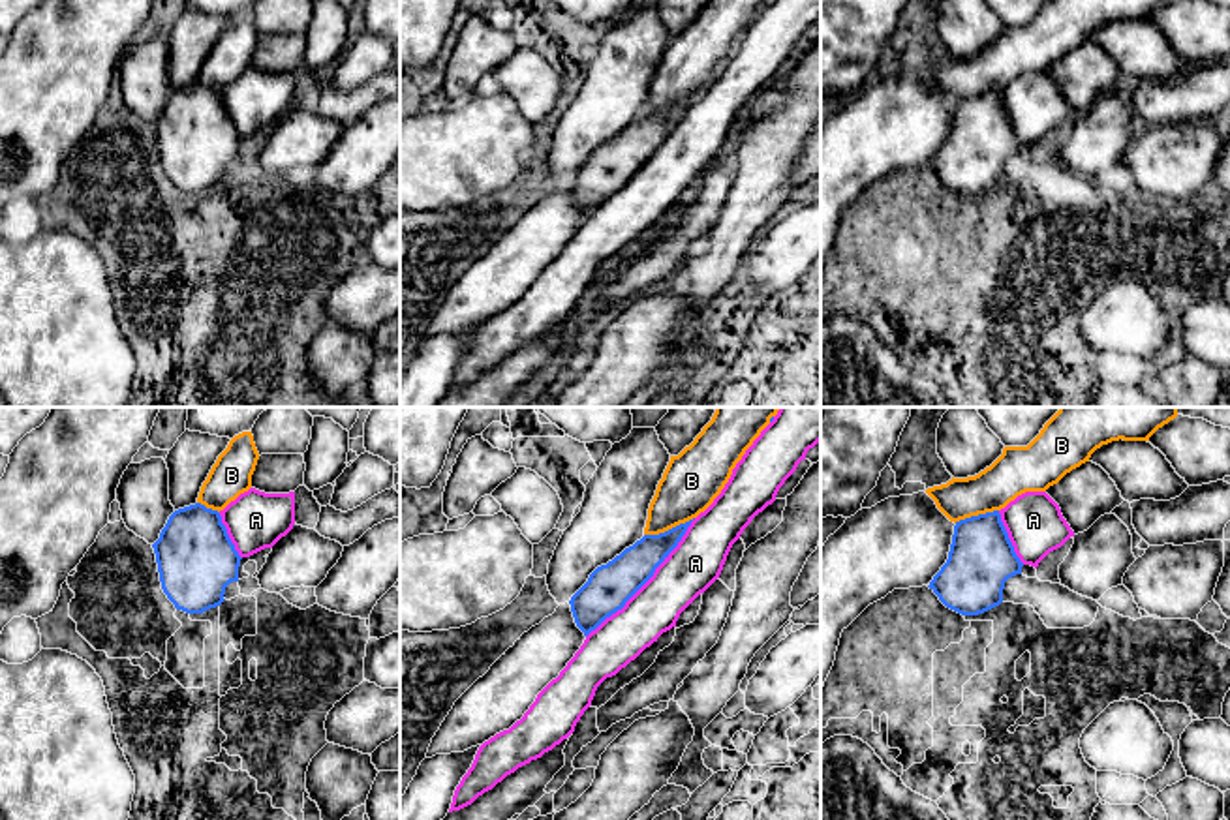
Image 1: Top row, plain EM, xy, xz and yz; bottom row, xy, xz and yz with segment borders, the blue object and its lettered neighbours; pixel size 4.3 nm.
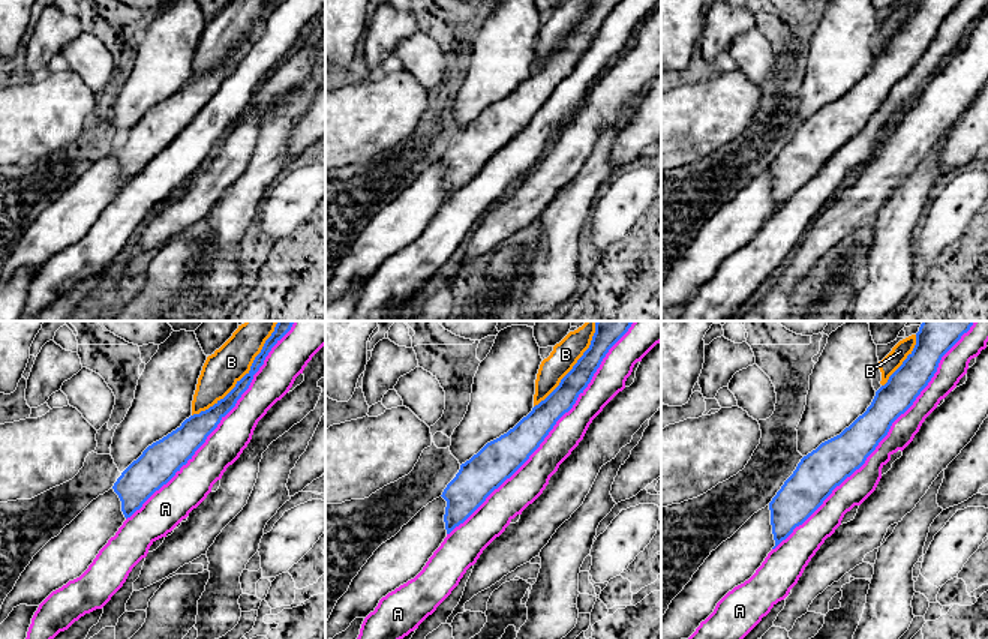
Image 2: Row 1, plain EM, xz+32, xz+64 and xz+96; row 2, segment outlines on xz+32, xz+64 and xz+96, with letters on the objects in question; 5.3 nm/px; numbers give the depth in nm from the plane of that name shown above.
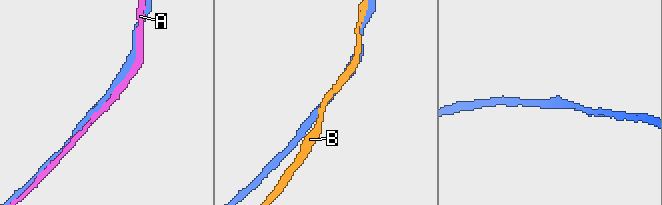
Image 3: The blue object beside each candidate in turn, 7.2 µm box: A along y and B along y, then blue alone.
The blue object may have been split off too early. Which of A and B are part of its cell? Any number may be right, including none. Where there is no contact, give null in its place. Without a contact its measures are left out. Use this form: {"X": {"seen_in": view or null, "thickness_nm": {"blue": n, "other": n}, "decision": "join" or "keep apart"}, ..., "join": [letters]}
{"A": {"seen_in": "xz", "thickness_nm": {"blue": 190, "other": 220}, "decision": "keep apart"}, "B": {"seen_in": "xz", "thickness_nm": {"blue": 170, "other": 240}, "decision": "keep apart"}, "join": []}

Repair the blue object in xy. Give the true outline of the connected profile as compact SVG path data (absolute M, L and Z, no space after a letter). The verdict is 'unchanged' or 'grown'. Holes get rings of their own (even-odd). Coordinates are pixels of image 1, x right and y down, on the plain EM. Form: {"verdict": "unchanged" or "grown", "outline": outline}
{"verdict": "unchanged", "outline": "M201 83L175 90L152 128L163 173L186 193L220 186L225 167L238 161L242 137L220 92Z"}

